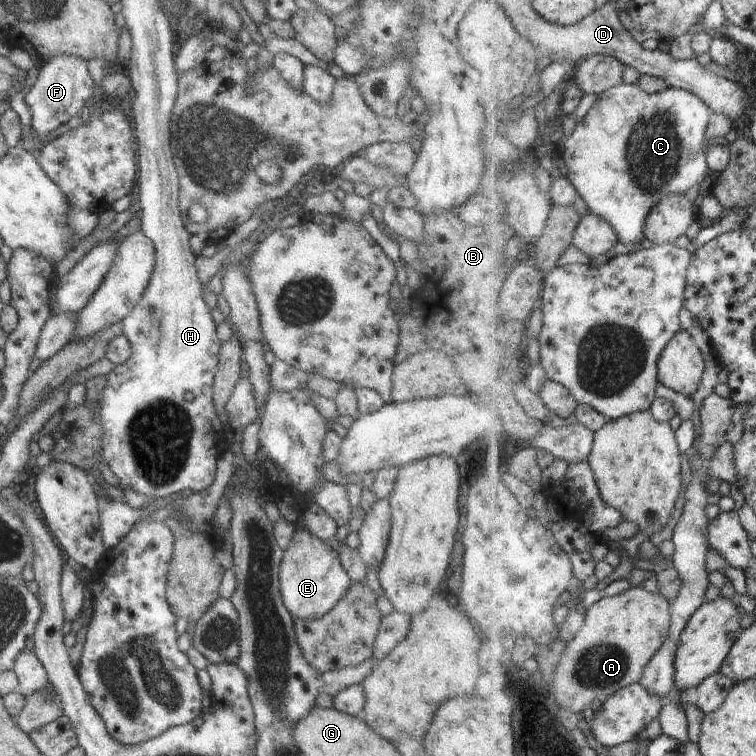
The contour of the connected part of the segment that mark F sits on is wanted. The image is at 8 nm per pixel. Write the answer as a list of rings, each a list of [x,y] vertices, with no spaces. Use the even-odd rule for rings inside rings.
[[[60,55],[51,58],[39,67],[36,84],[24,96],[32,119],[31,131],[38,137],[45,137],[58,126],[66,124],[72,117],[80,114],[94,94],[95,85],[86,67],[87,61],[78,57]]]

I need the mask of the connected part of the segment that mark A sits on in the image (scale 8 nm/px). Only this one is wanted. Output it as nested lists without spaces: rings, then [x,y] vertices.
[[[640,585],[639,587],[632,586],[632,588],[625,593],[620,593],[619,595],[614,595],[611,597],[604,596],[600,601],[594,603],[587,610],[586,615],[587,619],[585,626],[582,627],[582,630],[577,634],[576,639],[569,641],[567,649],[565,650],[565,655],[561,658],[561,663],[555,672],[555,684],[553,688],[559,706],[572,709],[577,714],[579,714],[579,712],[583,712],[583,710],[586,710],[586,707],[589,707],[594,700],[601,700],[604,703],[612,695],[616,695],[617,692],[621,691],[623,688],[641,682],[644,678],[646,670],[648,670],[649,664],[657,655],[657,652],[664,646],[666,640],[670,638],[670,633],[673,626],[673,603],[665,598],[661,593],[654,593],[646,590],[643,585]]]

